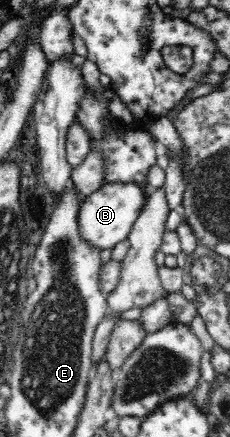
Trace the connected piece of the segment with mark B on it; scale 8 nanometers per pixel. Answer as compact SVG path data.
M104 184L98 191L84 198L79 206L76 222L80 238L100 251L112 249L119 241L129 237L136 218L140 215L145 203L142 188L136 184Z

